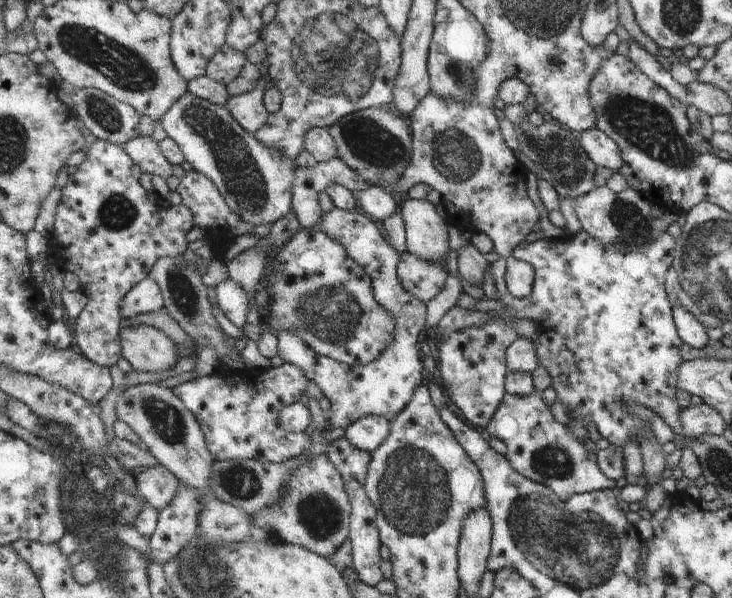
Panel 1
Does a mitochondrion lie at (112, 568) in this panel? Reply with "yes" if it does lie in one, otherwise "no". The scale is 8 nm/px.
no

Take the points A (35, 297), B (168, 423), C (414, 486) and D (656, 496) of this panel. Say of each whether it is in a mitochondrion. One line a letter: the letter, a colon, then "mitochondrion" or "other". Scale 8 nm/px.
A: other
B: mitochondrion
C: mitochondrion
D: other

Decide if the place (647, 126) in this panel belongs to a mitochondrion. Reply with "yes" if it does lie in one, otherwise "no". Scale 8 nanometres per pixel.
yes

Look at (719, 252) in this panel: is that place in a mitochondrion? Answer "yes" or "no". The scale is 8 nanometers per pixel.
yes

